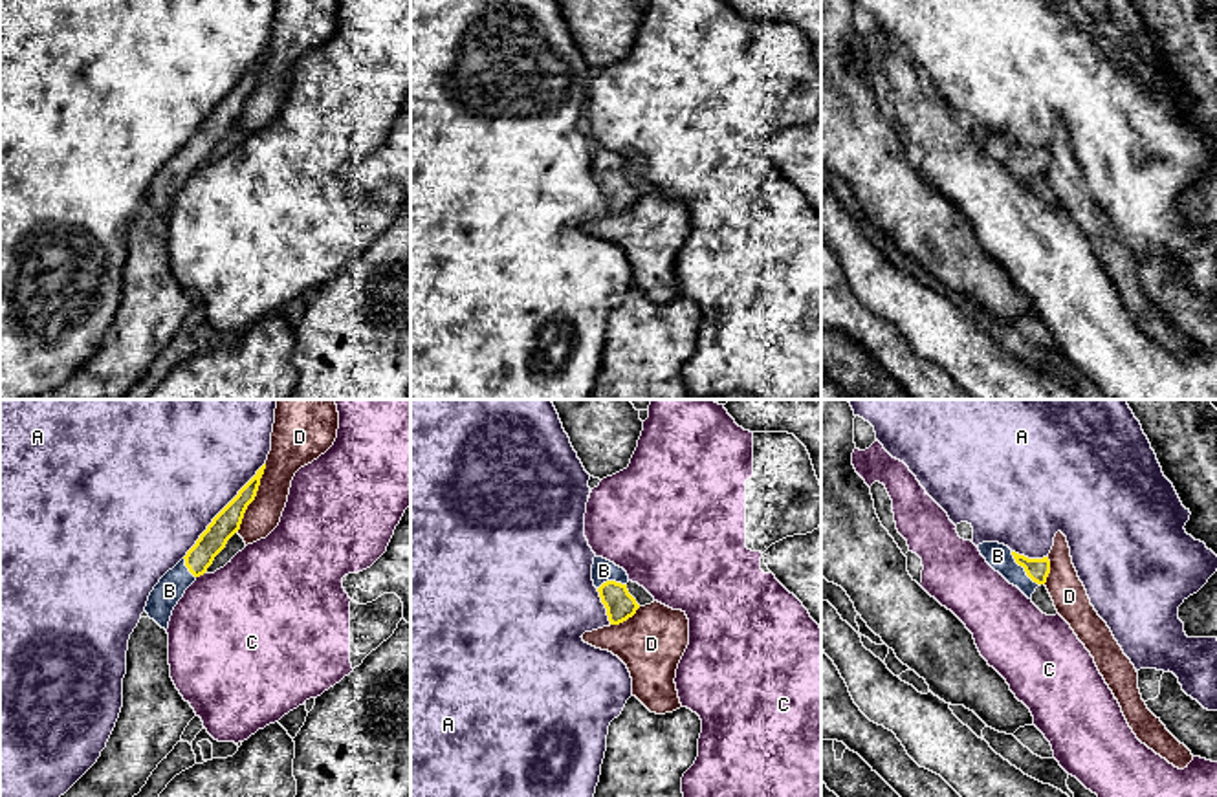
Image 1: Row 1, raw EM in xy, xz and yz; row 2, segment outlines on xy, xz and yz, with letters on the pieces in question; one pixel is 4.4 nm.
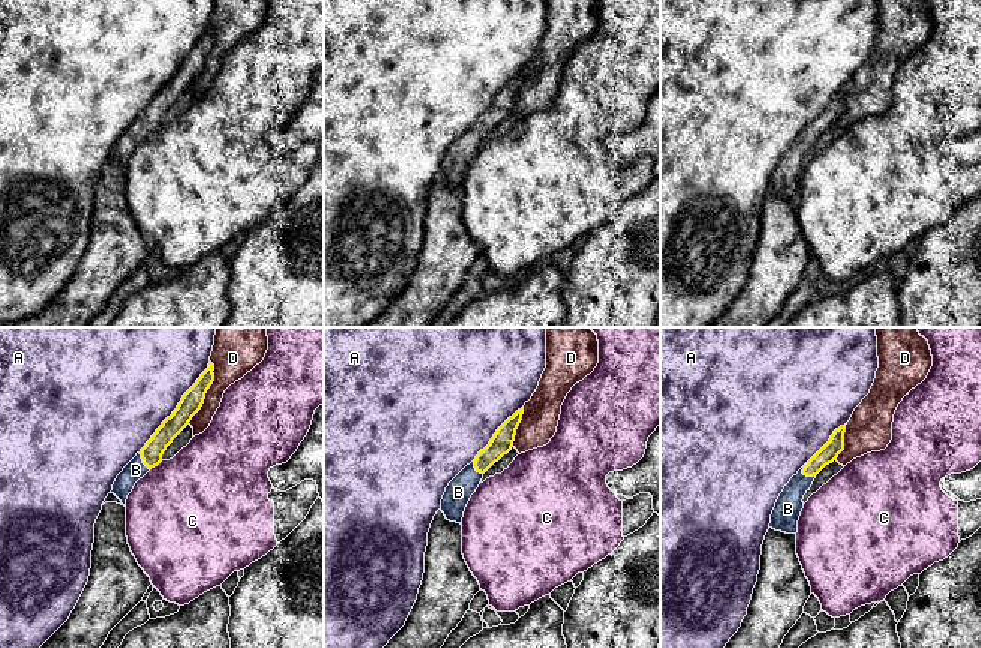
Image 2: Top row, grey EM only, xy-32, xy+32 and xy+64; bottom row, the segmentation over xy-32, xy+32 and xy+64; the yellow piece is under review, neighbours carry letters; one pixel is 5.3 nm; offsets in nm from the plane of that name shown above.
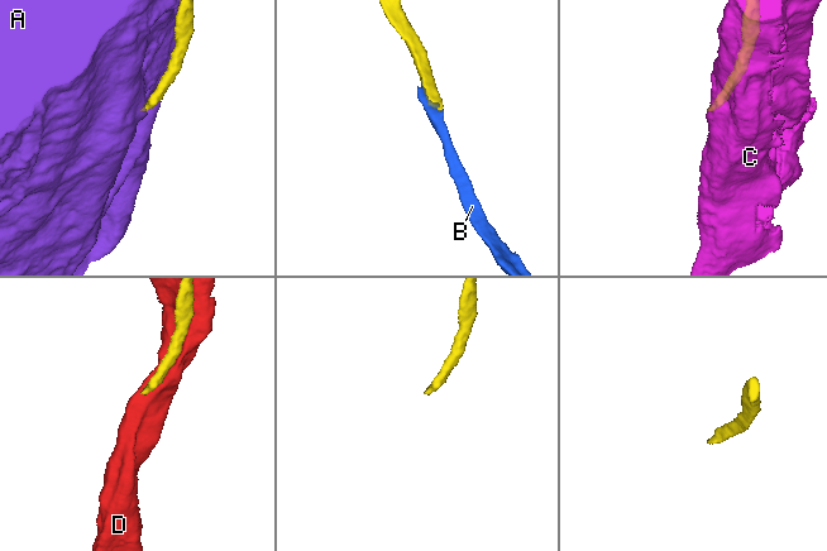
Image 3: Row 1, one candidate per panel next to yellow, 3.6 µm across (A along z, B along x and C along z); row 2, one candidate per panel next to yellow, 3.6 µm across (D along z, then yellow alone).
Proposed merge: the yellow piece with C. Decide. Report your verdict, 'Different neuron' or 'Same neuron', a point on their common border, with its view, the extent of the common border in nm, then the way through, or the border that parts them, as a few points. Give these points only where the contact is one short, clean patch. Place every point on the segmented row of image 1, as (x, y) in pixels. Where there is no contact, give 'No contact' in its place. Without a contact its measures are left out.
Different neuron. Touches yellow at xy (200, 574). Shared border 50 nm

